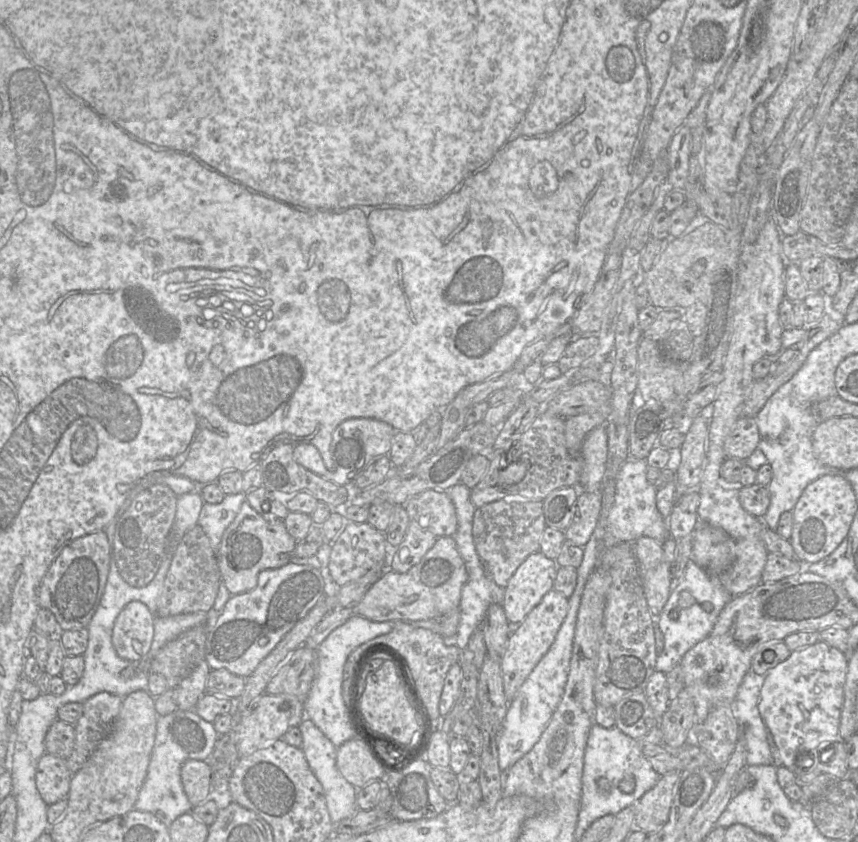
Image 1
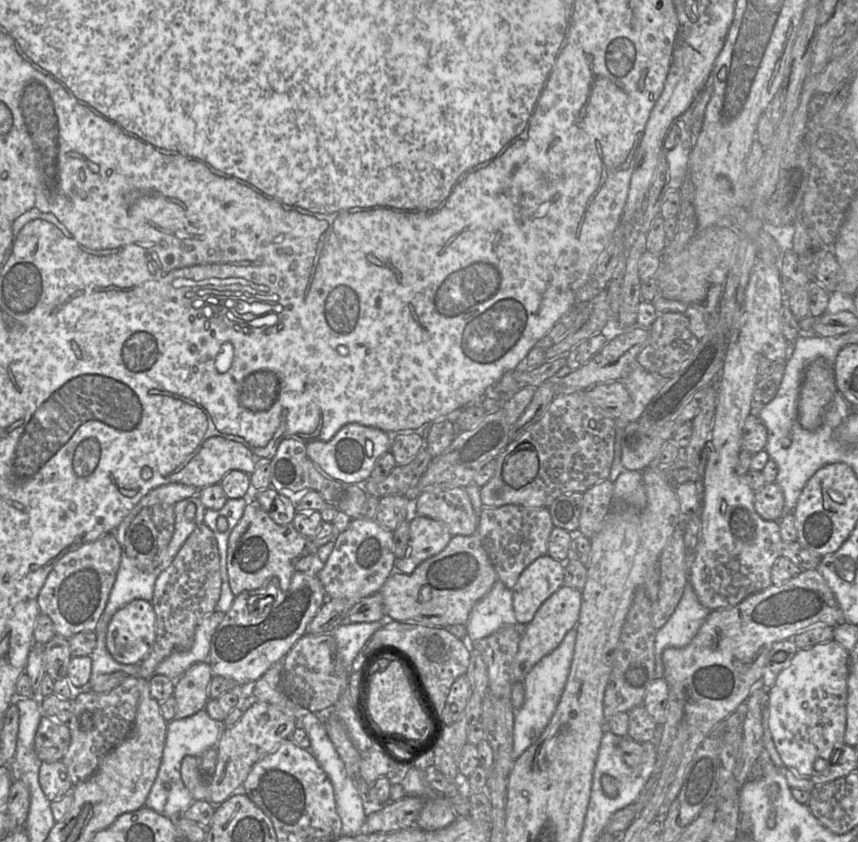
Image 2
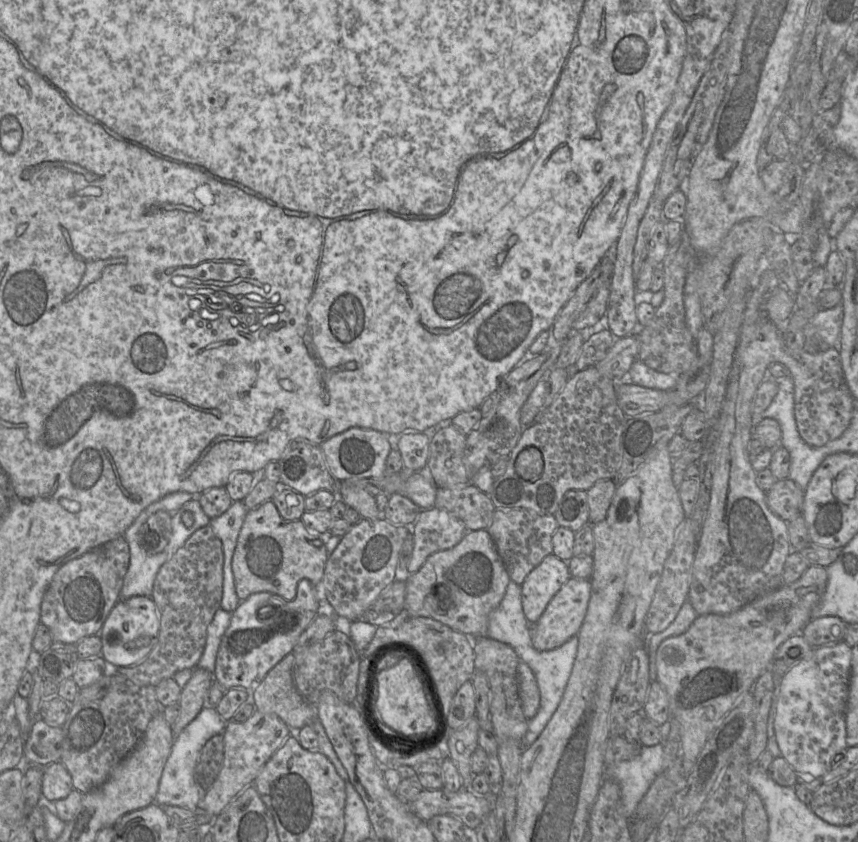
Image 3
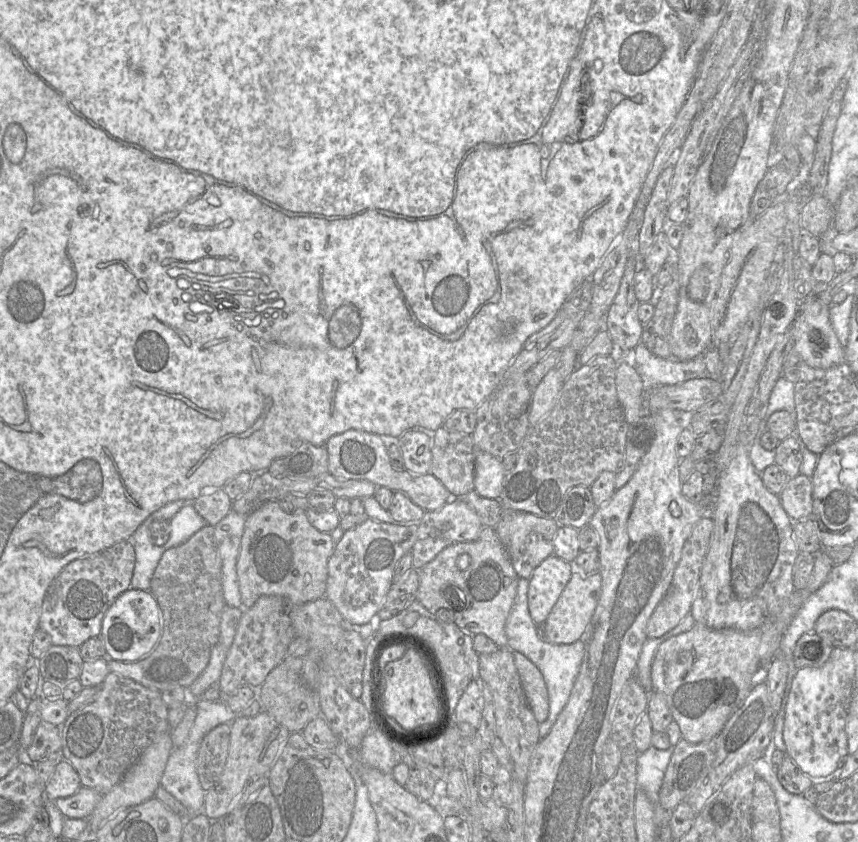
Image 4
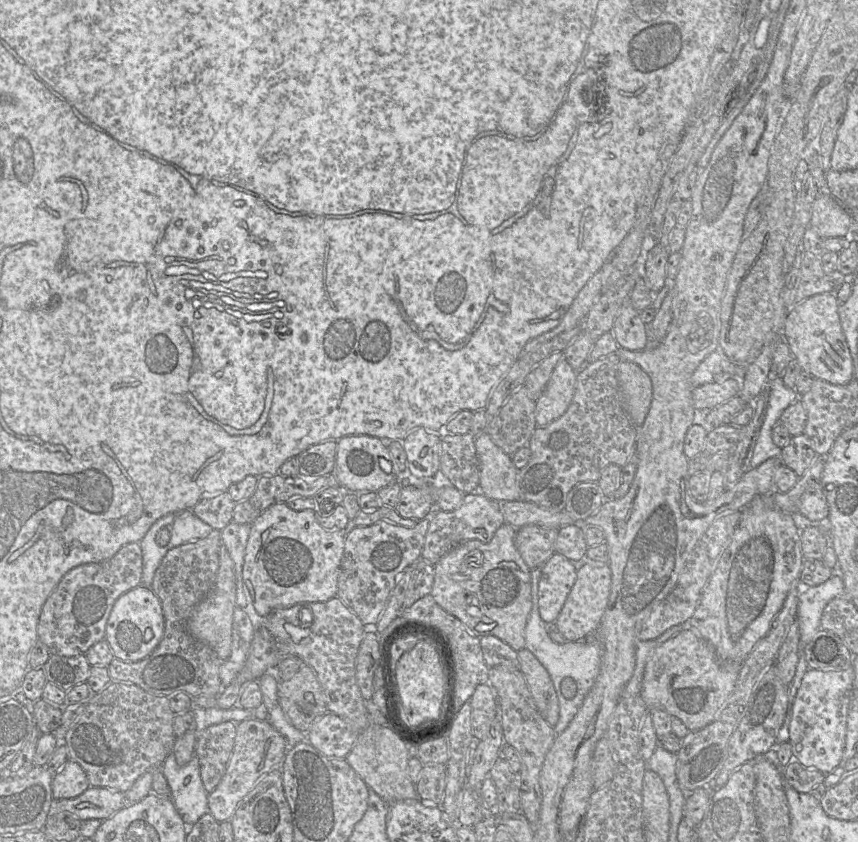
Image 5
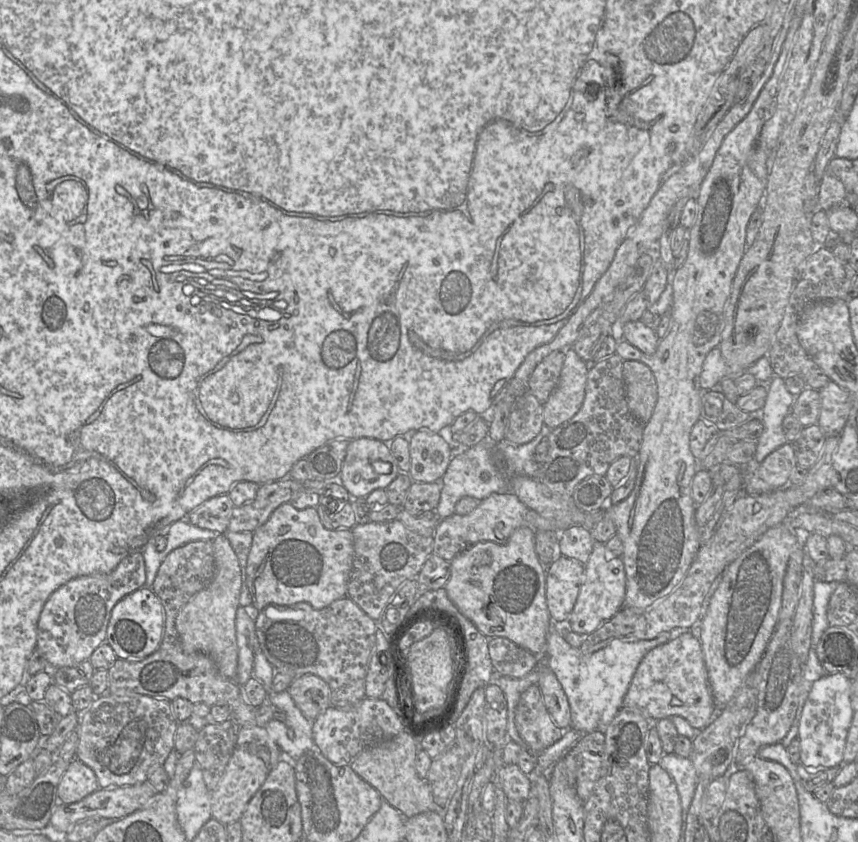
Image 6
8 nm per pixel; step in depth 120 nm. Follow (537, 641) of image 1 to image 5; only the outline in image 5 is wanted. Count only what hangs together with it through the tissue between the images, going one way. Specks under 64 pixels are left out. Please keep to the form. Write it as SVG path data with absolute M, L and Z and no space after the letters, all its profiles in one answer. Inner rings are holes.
M586 561L577 569L576 581L554 622L554 627L568 641L586 639L597 630L601 618L608 606L611 590L612 572L608 564Z

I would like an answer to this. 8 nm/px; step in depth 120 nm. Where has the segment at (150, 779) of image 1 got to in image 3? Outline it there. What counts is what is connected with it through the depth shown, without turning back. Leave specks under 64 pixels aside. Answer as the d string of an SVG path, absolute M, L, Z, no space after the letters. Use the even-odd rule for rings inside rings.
M206 705L181 732L176 733L171 753L164 766L155 797L160 806L170 805L196 810L202 808L203 791L195 778L195 769L206 742L217 734L222 734L228 721L217 712L215 706Z

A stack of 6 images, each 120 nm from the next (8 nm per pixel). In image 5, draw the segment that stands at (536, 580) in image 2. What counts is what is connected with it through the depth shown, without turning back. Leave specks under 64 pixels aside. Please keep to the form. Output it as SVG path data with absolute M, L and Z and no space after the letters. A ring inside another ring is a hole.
M555 552L541 566L538 582L538 610L541 619L554 625L576 581L577 569L572 560Z

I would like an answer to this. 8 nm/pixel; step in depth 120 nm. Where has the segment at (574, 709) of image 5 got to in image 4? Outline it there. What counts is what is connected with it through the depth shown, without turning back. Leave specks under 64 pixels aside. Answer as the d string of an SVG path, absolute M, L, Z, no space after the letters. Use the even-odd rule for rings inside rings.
M520 578L514 605L506 620L505 633L508 639L508 648L524 654L539 668L543 675L548 691L549 714L544 722L539 723L539 735L542 739L548 735L569 699L585 654L585 642L584 639L579 639L572 644L553 644L540 638L536 624L532 620L528 609L528 587L529 579Z

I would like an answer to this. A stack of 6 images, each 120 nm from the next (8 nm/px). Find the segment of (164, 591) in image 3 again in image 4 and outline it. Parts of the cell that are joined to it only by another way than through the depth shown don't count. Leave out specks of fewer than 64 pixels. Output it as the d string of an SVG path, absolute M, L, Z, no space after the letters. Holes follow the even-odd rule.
M206 525L186 542L166 550L155 569L150 587L161 609L161 638L156 647L138 661L108 659L109 671L159 692L174 687L189 688L210 660L213 646L204 637L203 614L211 603L211 583L217 579L222 580L222 560L213 526Z

